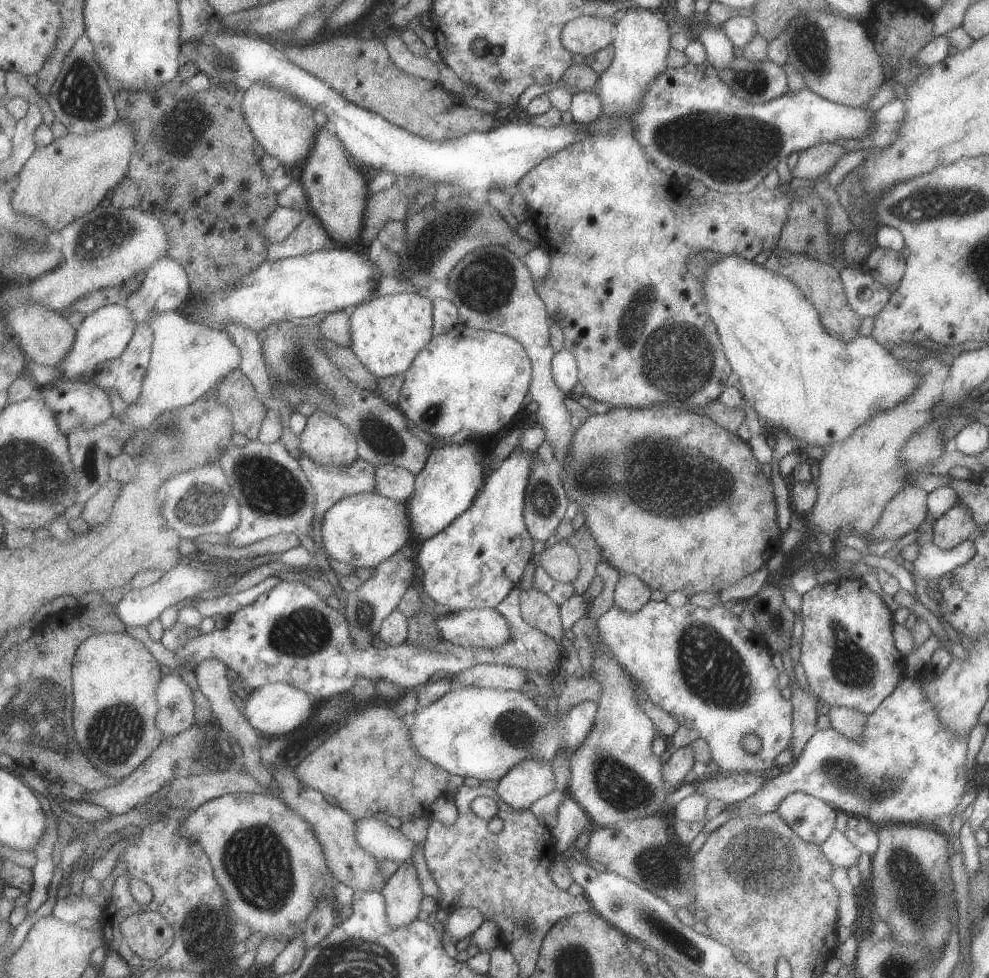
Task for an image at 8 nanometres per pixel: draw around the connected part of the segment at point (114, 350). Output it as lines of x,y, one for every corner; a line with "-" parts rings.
125,303
111,304
87,315
76,331
76,344
73,346
73,350
69,352
65,362
58,368
63,372
62,378
59,379
66,381
90,379
99,364
110,363
127,350
139,324
133,316
133,310

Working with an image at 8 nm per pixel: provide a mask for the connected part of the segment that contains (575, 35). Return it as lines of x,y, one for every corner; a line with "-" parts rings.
583,16
570,21
564,29
564,46
573,54
587,58
609,46
613,38
613,26
609,19

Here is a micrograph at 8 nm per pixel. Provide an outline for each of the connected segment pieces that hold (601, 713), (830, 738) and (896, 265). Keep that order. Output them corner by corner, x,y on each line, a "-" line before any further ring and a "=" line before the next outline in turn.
596,634
596,638
589,642
587,647
592,659
590,675
600,685
596,702
597,715
589,738
581,744
579,750
572,753
572,778
570,787
567,788
568,794
583,806
591,824
596,828
625,824
660,813
663,809
661,804
671,791
661,779
662,758
655,756
651,750
651,742
659,732
640,707
641,702
637,698
639,691
635,690
636,683
611,654
611,650
605,650
605,646
601,644
601,636
=
905,677
904,680
896,687
889,696
885,696
885,700
881,700
881,704
877,706
874,712
871,712
867,716
867,722
865,722
865,728
863,728
859,736
853,736
853,738
845,738
841,736
839,732
835,732
833,728
827,728
827,730
816,730
816,732
807,740
801,754
797,757
797,760
793,762
793,768
787,773
779,774
777,778
769,778
767,782
763,784
761,790
755,792
755,796
749,796
745,800
739,800
737,803
729,805
729,814
731,816
761,816
761,814
776,812
776,806
789,794
790,792
803,792
803,794
809,794
814,798
823,800
831,805
837,812
844,812
848,817
854,817
857,819
865,819
870,825
877,826
889,826
889,824
925,824
931,825
935,816
941,816
953,812
957,804
959,804
962,796
965,792
965,785
967,784
965,774
965,755
967,750
968,736
963,738
953,738
939,722
937,718
937,712
935,708
931,706
931,702
925,698
925,692
921,690
921,684
919,680
=
876,247
865,258
861,267
868,276
885,287
899,283
905,271
905,258
900,252

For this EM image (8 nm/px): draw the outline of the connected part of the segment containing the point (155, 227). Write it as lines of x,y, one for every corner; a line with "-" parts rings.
112,204
107,208
98,207
89,215
75,220
68,227
63,228
60,235
65,262
57,270
32,280
29,300
37,302
37,304
45,304
51,310
57,310
63,314
72,312
71,306
91,292
109,288
109,286
124,286
127,280
132,280
139,272
146,274
147,270
153,268
153,264
157,263
157,260
169,255
169,244
171,243
163,222
155,214
144,212
142,207
119,209

